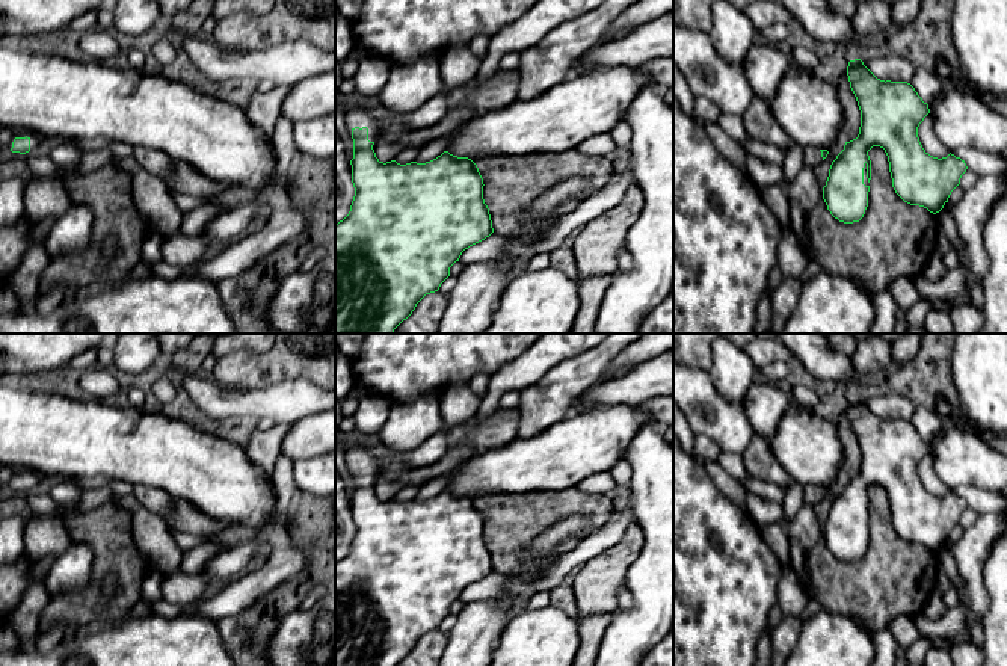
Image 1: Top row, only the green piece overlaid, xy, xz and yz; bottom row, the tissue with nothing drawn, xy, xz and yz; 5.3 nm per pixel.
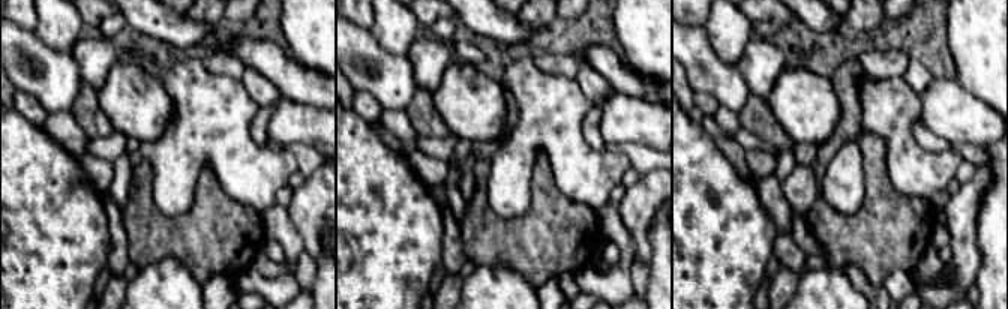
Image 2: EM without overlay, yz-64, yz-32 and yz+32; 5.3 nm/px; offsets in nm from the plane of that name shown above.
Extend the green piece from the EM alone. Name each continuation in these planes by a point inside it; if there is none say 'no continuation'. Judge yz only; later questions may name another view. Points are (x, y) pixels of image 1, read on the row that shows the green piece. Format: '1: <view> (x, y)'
1: yz (812, 157)

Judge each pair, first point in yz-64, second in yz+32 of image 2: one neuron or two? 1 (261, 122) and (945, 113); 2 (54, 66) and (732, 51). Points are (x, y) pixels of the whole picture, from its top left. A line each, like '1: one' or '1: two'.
1: two
2: two

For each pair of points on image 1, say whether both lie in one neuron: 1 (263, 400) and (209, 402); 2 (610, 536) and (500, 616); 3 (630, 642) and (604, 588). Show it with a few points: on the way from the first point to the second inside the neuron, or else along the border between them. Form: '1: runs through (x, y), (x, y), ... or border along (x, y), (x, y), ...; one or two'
1: runs through (249, 402), (222, 402); one
2: border along (474, 600), (492, 604), (505, 601), (514, 612); two
3: border along (618, 607), (613, 612); two

